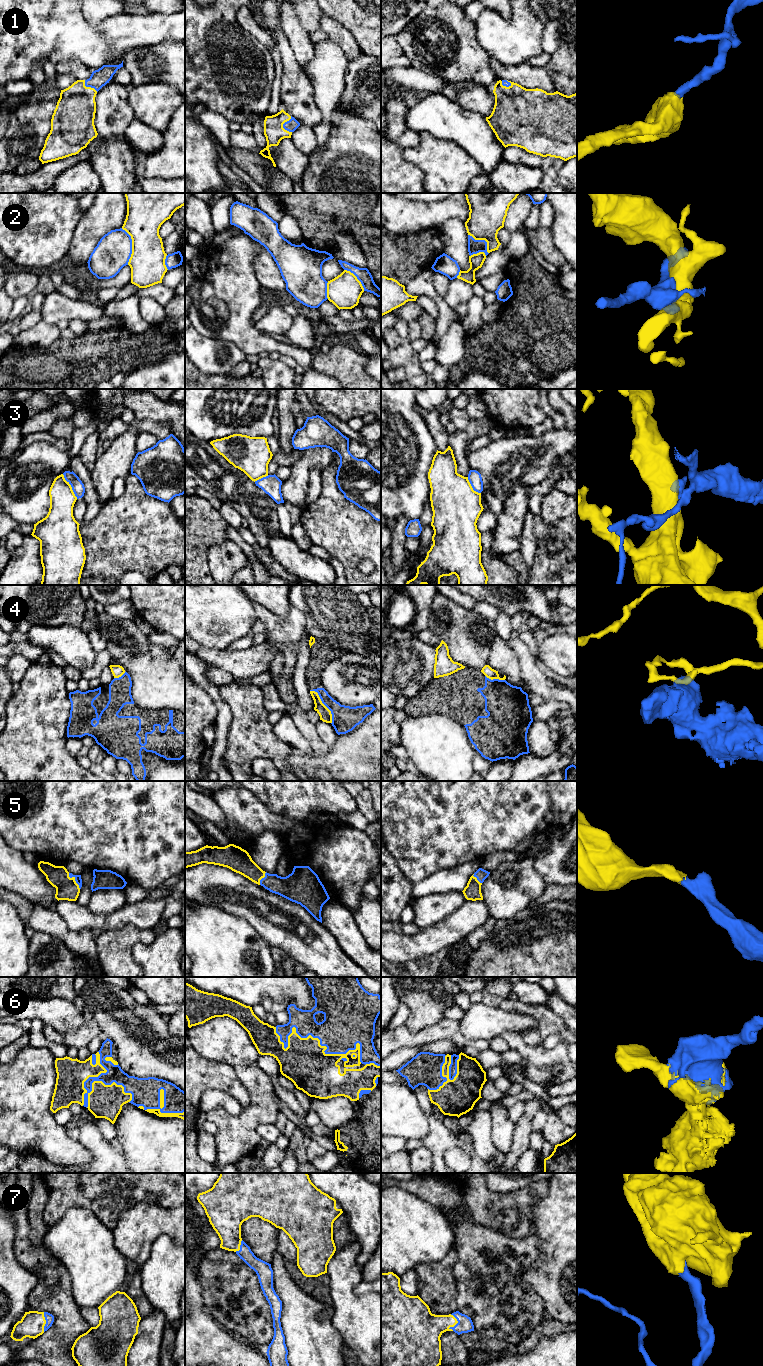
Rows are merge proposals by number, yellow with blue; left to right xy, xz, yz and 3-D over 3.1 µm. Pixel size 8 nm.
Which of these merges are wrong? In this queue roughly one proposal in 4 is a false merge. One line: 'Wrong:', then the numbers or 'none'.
Wrong: 2, 3, 4

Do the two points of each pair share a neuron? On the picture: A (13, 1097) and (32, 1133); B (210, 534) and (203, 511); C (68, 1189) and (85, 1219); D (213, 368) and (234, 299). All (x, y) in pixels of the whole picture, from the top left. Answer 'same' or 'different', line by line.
A: same
B: same
C: different
D: different

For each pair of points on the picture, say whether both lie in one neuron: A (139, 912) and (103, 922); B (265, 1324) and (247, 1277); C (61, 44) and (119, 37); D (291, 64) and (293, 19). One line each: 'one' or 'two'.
A: one
B: one
C: one
D: two

